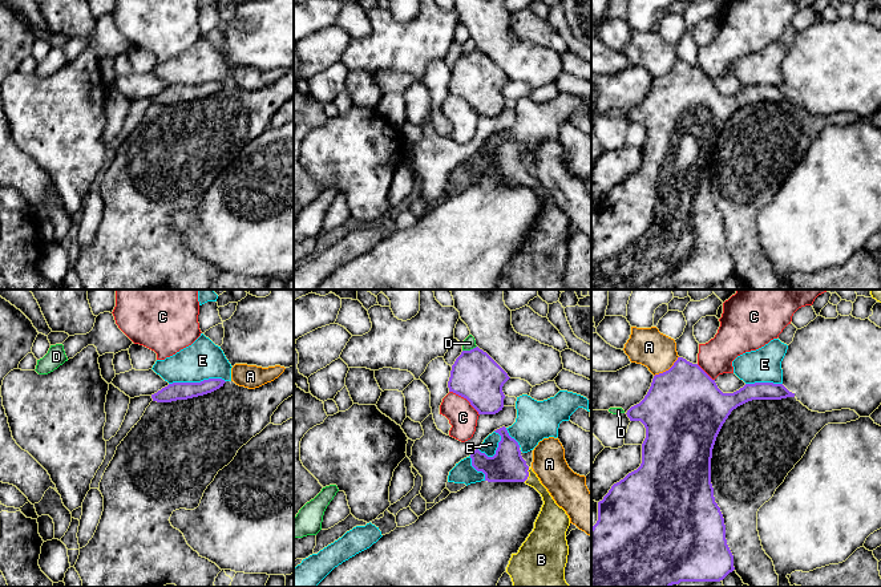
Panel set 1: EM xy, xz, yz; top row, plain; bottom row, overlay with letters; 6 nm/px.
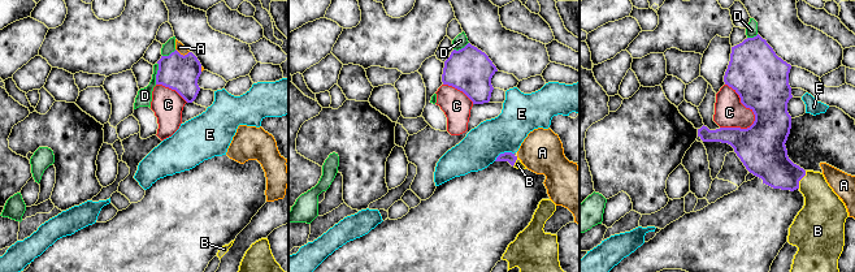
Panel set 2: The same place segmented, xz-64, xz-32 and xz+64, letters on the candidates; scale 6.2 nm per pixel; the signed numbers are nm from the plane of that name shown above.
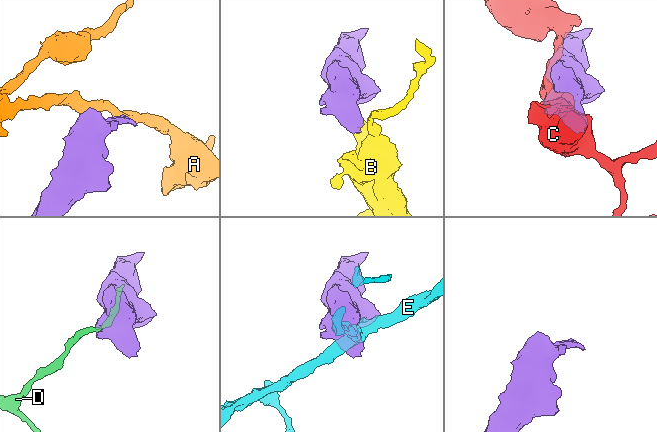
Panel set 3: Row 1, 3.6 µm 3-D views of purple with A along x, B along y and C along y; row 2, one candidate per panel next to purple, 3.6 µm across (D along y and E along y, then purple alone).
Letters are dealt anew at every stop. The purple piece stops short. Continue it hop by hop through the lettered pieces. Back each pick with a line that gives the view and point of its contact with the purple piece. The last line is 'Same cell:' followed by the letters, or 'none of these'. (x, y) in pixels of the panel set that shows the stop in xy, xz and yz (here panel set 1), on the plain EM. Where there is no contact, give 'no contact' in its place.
B: meets purple in xz at (528, 177)
Same cell: B

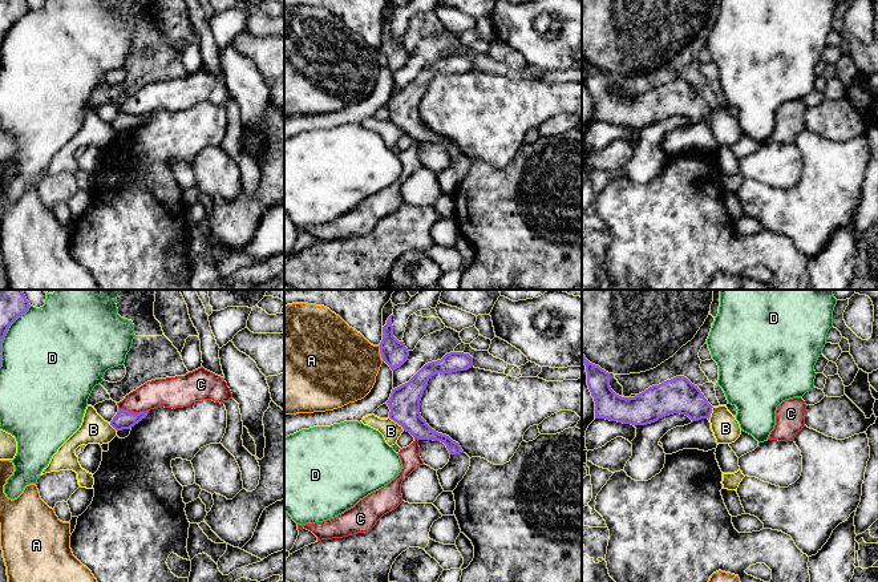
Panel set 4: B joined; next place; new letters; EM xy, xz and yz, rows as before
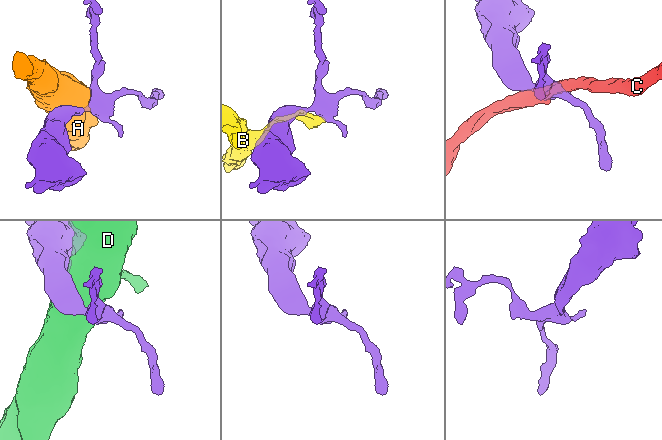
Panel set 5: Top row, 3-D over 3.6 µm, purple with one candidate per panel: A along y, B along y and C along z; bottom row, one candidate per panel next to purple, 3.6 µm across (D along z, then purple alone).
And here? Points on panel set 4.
Same cell: none of these

